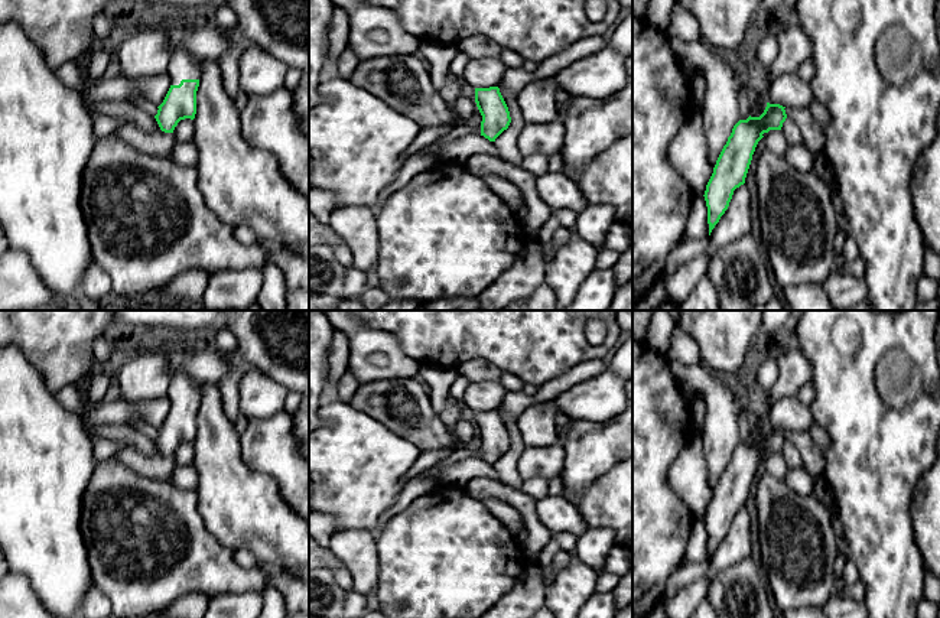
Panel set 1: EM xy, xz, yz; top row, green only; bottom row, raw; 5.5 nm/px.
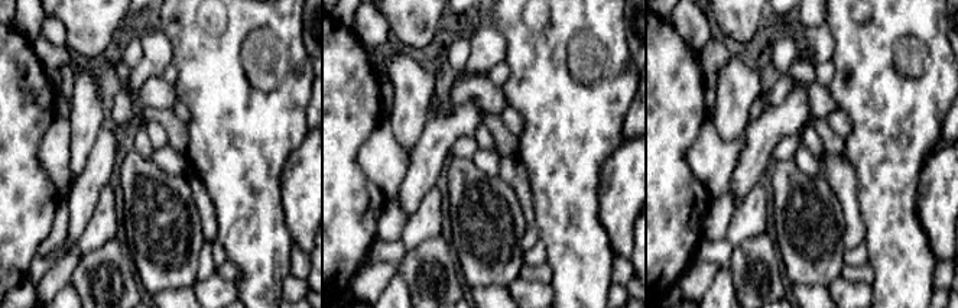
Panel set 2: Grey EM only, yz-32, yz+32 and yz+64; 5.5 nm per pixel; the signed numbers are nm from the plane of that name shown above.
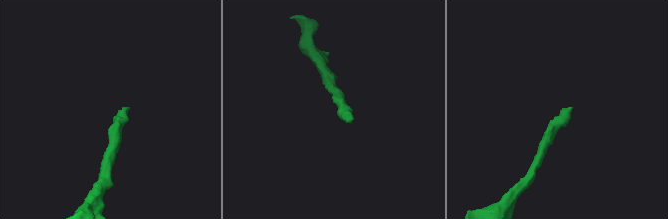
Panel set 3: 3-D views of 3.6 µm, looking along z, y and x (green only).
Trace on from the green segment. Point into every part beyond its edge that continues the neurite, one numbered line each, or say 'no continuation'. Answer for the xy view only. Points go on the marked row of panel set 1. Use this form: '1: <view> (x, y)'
1: xy (182, 65)

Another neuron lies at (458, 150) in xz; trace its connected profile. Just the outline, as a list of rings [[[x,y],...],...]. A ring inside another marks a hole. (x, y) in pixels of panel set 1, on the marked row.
[[[466,134],[445,143],[439,150],[439,157],[442,163],[464,165],[471,156],[479,153],[501,157],[494,142],[481,134]]]

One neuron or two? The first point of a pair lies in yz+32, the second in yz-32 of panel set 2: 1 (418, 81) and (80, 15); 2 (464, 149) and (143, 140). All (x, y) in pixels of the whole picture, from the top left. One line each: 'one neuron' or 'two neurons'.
1: two neurons
2: one neuron

